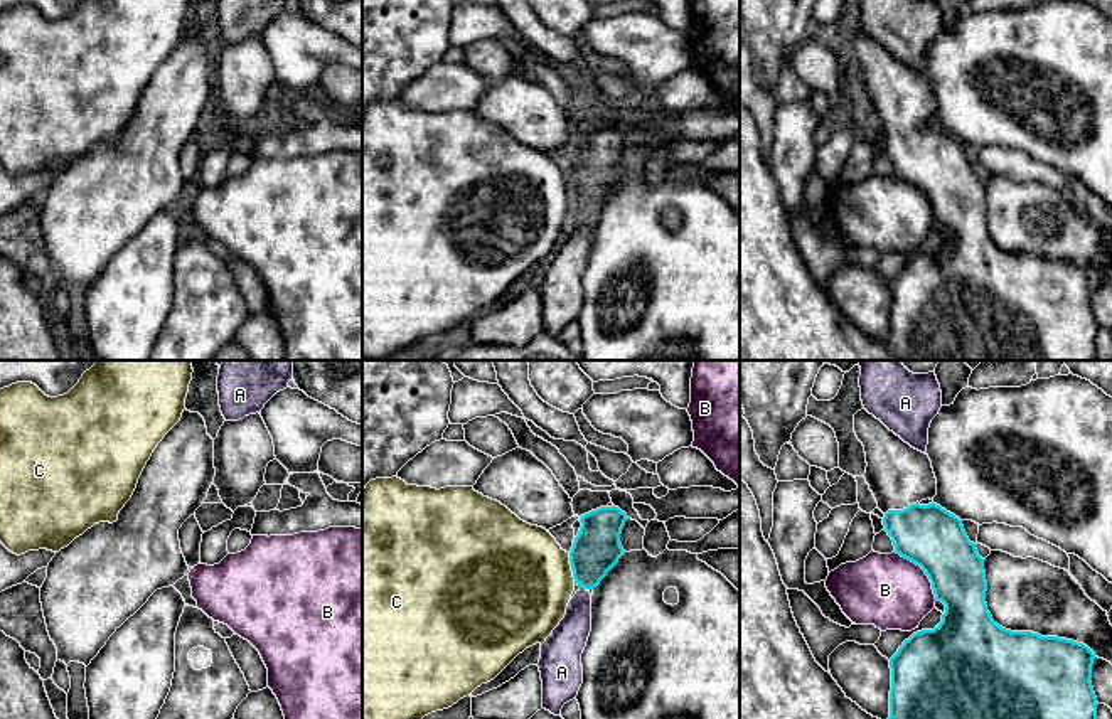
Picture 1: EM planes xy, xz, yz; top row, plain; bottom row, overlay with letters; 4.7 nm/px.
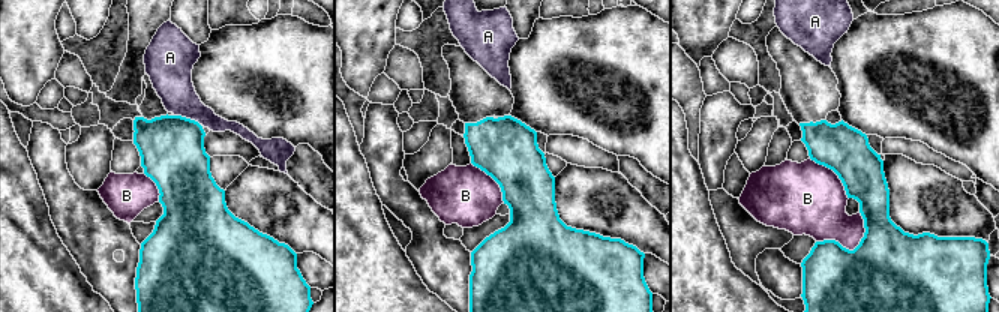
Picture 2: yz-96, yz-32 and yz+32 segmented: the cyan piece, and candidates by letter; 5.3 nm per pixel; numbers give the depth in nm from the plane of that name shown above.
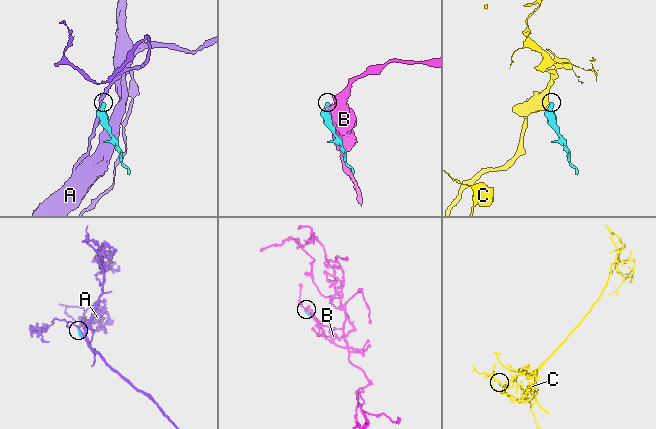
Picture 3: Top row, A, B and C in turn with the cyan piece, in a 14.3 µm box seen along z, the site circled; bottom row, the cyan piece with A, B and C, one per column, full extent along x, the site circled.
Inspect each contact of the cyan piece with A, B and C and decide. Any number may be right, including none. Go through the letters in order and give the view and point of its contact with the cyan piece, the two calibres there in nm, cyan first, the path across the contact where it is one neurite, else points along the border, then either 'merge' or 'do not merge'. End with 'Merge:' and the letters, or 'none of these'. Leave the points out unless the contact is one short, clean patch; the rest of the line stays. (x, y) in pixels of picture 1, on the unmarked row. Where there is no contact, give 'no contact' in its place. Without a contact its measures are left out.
A: meets cyan in xz at (583, 209); 220 nm thick on the cyan side, 170 nm on the other; border along xz (582, 209), (585, 213); do not merge
B: meets cyan in yz at (924, 192); 300 nm thick on the cyan side, 360 nm on the other; do not merge
C: meets cyan in xz at (572, 191); 220 nm thick on the cyan side, 500 nm on the other; do not merge
Merge: none of these

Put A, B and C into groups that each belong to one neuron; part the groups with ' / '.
A / B / C

